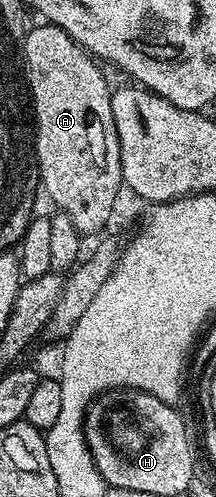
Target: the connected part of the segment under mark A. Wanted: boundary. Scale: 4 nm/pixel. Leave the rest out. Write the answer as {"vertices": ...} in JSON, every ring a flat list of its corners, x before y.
{"vertices":[[51,24,38,25,37,33,30,35,26,41,26,56,29,56,30,76,33,76,34,94,37,97,38,120,41,121,41,144,35,146,38,154,38,175,40,177,41,187,50,195,50,200,55,204,58,212,68,214,68,218,72,218,72,226,76,226,76,230,83,234,89,232,101,233,106,223,110,220,110,215,114,212,114,207,118,204,118,191,123,191,122,183,122,167,120,166,120,142,116,138,116,122,112,118,112,102,110,94,111,85,106,85,106,76,101,72,99,61,91,56,85,48,81,48,62,28,57,28]]}

